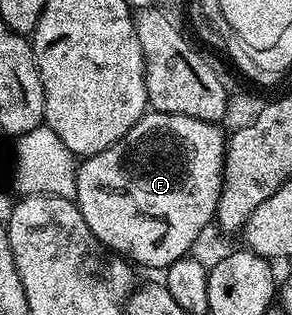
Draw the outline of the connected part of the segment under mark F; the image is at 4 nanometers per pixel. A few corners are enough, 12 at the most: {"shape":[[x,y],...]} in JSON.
{"shape":[[148,110],[78,165],[105,247],[166,270],[215,220],[225,132]]}

